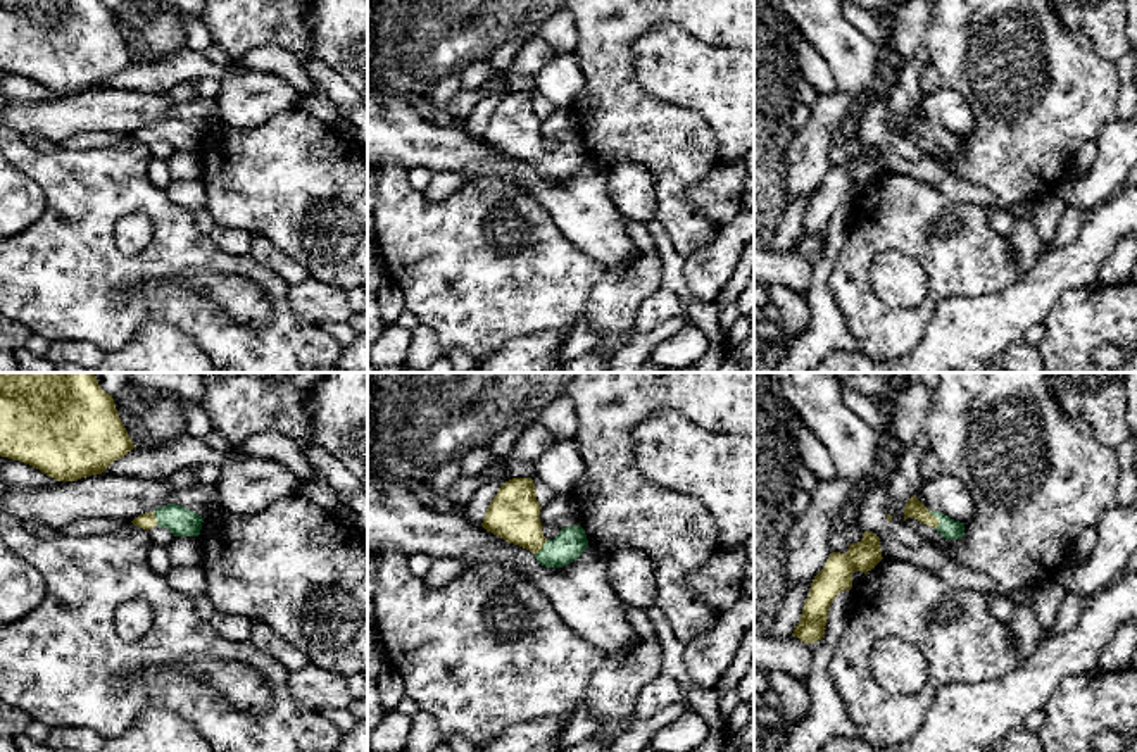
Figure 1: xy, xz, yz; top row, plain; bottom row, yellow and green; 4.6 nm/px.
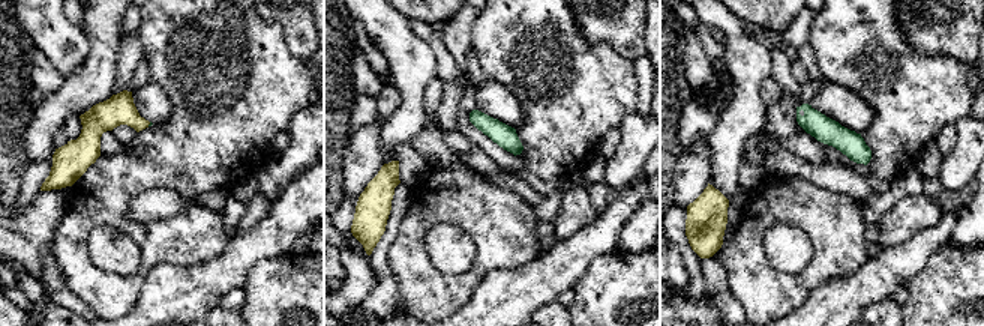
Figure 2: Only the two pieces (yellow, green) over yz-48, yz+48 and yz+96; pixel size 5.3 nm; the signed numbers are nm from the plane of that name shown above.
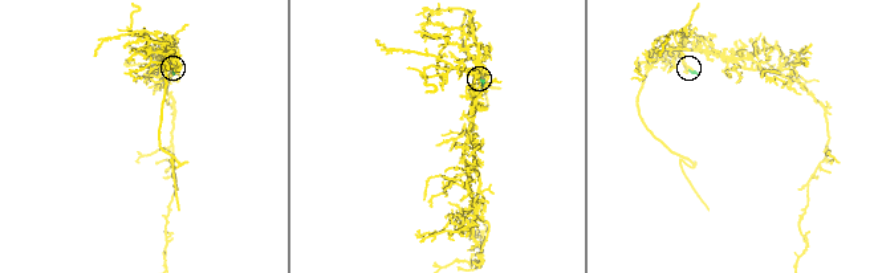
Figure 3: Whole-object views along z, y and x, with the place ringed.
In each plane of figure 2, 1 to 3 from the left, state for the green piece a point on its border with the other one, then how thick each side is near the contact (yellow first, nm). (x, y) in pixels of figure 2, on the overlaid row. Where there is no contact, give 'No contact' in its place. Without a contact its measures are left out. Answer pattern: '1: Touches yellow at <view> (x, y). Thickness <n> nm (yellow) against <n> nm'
1: Touches yellow at yz-48 (149, 123). Thickness 160 nm (yellow) against 20 nm
2: No contact
3: No contact

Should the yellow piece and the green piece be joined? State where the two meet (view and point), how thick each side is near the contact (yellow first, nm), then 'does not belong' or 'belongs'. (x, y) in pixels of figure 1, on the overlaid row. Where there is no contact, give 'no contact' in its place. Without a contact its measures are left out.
meets yellow in yz at (937, 520); 90 nm thick on the yellow side, 100 nm on the other; belongs

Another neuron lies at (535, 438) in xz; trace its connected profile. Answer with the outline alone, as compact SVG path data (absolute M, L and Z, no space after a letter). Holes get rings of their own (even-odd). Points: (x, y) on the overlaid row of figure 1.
M538 419L525 426L509 455L497 459L499 474L485 479L471 500L461 509L468 523L481 526L485 512L499 488L512 479L509 474L511 464L537 464L556 442L556 436Z

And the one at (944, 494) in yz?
M945 471L923 481L918 493L928 511L942 512L954 521L966 523L975 512L966 486Z

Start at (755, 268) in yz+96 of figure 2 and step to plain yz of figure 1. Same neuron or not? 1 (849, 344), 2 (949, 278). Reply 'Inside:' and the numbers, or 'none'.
Inside: 2

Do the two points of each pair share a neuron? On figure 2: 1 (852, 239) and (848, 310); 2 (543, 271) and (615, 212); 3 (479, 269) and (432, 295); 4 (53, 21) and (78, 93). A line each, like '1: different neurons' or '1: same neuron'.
1: different neurons
2: same neuron
3: same neuron
4: different neurons

